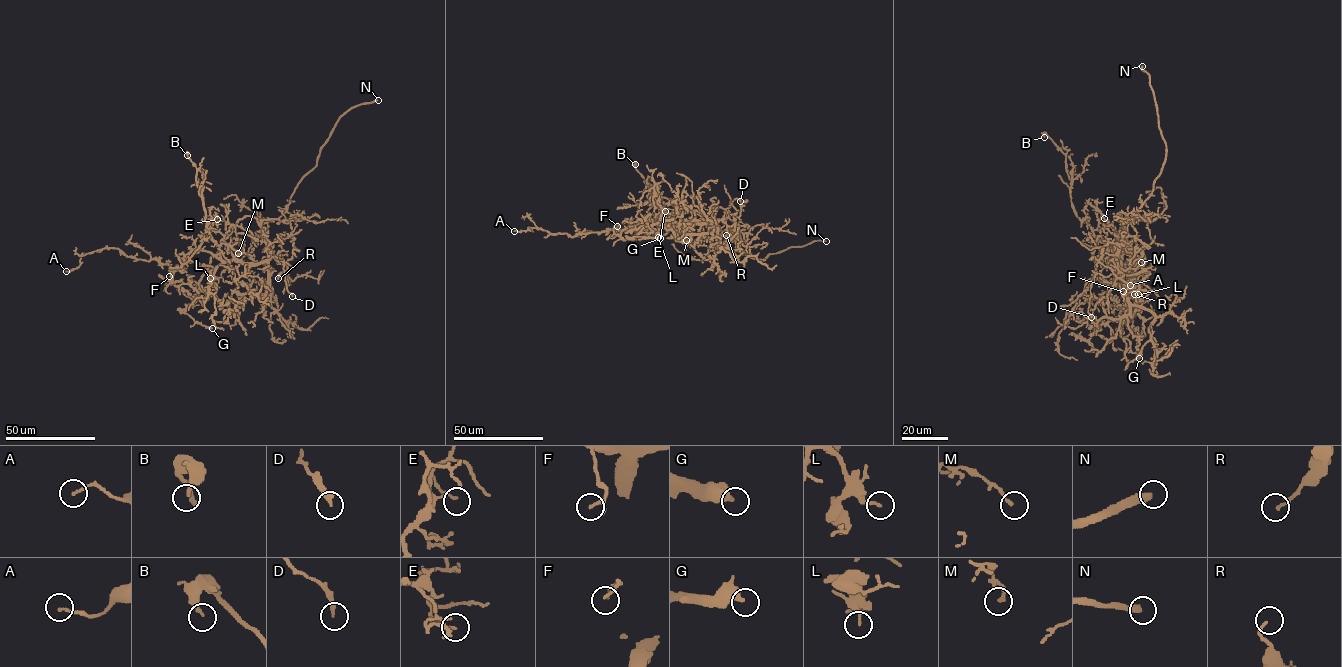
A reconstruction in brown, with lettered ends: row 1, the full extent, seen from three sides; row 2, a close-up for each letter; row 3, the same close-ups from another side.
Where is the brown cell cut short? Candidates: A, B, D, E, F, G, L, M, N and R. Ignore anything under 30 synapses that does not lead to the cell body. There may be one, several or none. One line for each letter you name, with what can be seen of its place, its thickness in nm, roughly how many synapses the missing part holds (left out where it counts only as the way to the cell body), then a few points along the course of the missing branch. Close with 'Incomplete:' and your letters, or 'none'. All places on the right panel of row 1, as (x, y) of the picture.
N: Place: (1142, 66). Thickness 340 nm
Incomplete: N

